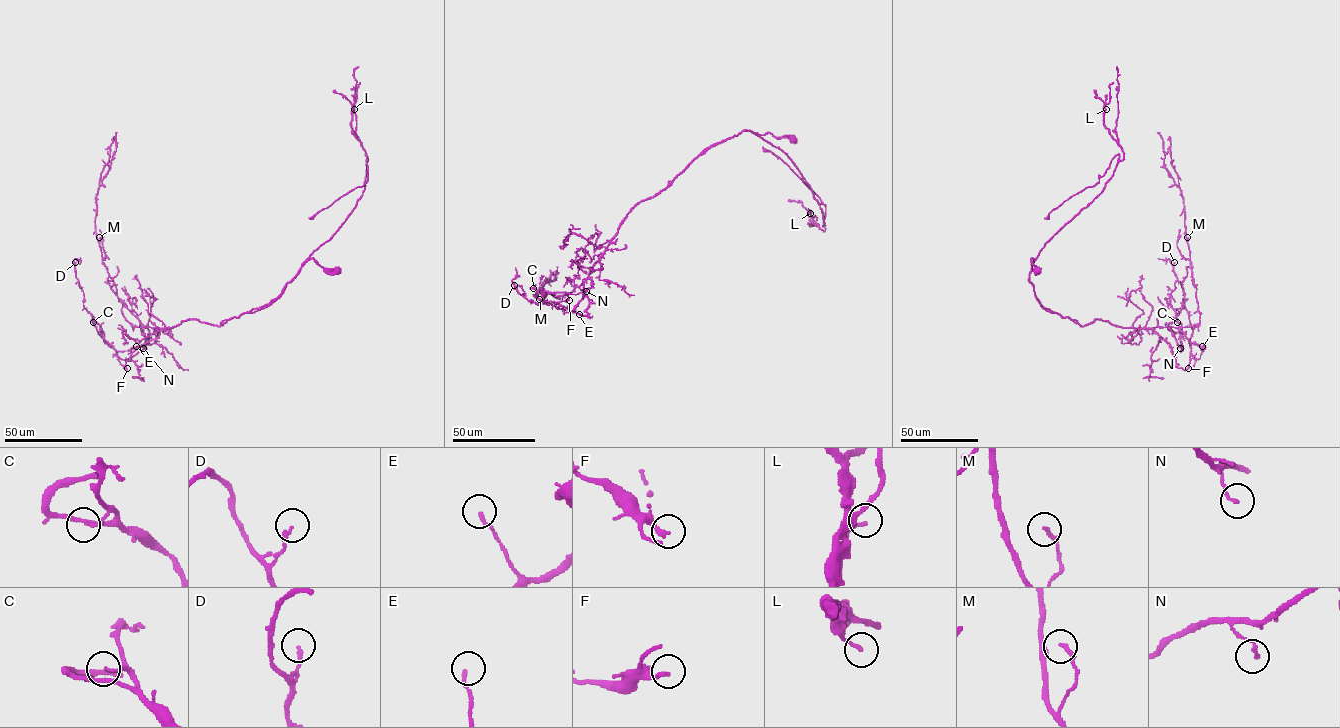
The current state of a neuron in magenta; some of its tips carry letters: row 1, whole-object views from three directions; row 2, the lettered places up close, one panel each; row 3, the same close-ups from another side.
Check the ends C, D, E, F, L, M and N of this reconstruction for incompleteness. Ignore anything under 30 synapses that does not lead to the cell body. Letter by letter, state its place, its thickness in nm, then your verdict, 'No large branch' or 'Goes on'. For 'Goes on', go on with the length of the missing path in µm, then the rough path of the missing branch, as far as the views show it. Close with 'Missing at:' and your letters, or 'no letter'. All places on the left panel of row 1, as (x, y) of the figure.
C: Place: (93, 322). Thickness 120 nm. No large branch
D: Place: (75, 262). Thickness 150 nm. No large branch
E: Place: (136, 346). Thickness 140 nm. No large branch
F: Place: (127, 368). Thickness 190 nm. No large branch
L: Place: (354, 109). Thickness 120 nm. No large branch
M: Place: (99, 237). Thickness 140 nm. No large branch
N: Place: (143, 348). Thickness 140 nm. No large branch
Missing at: no letter

